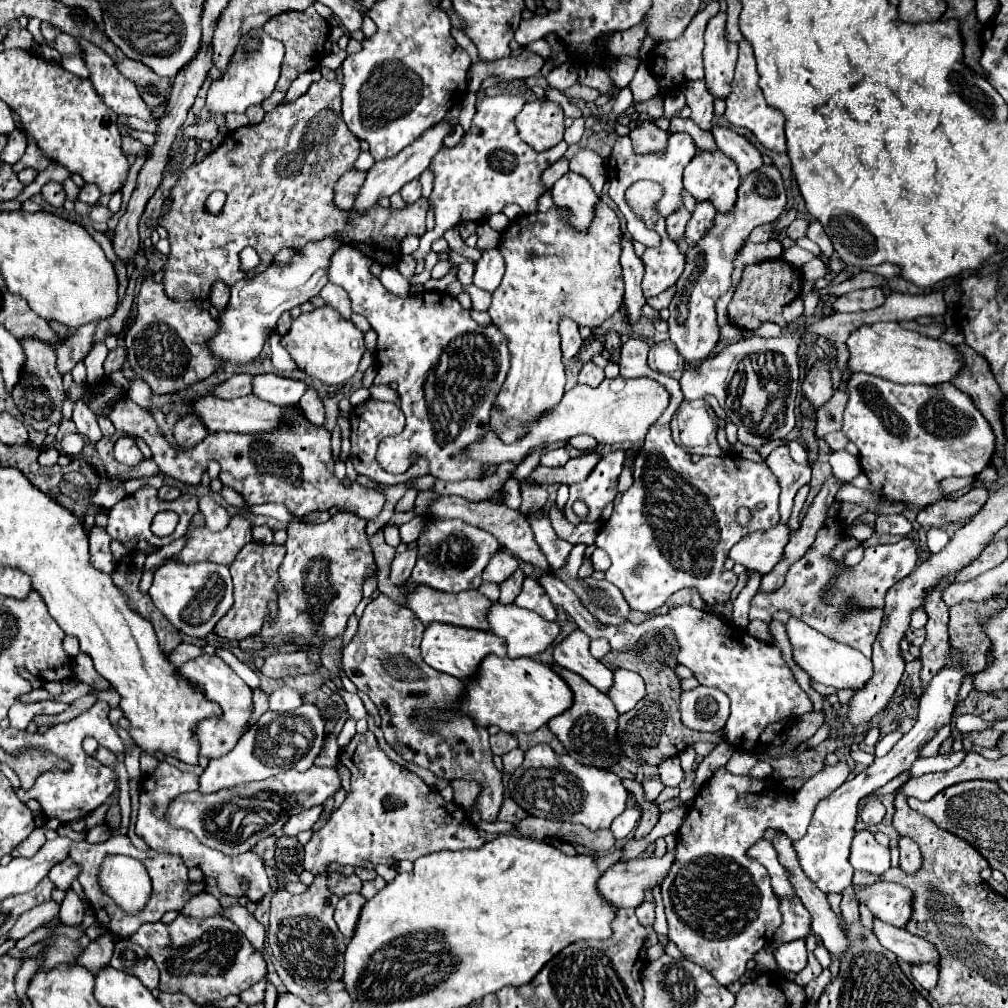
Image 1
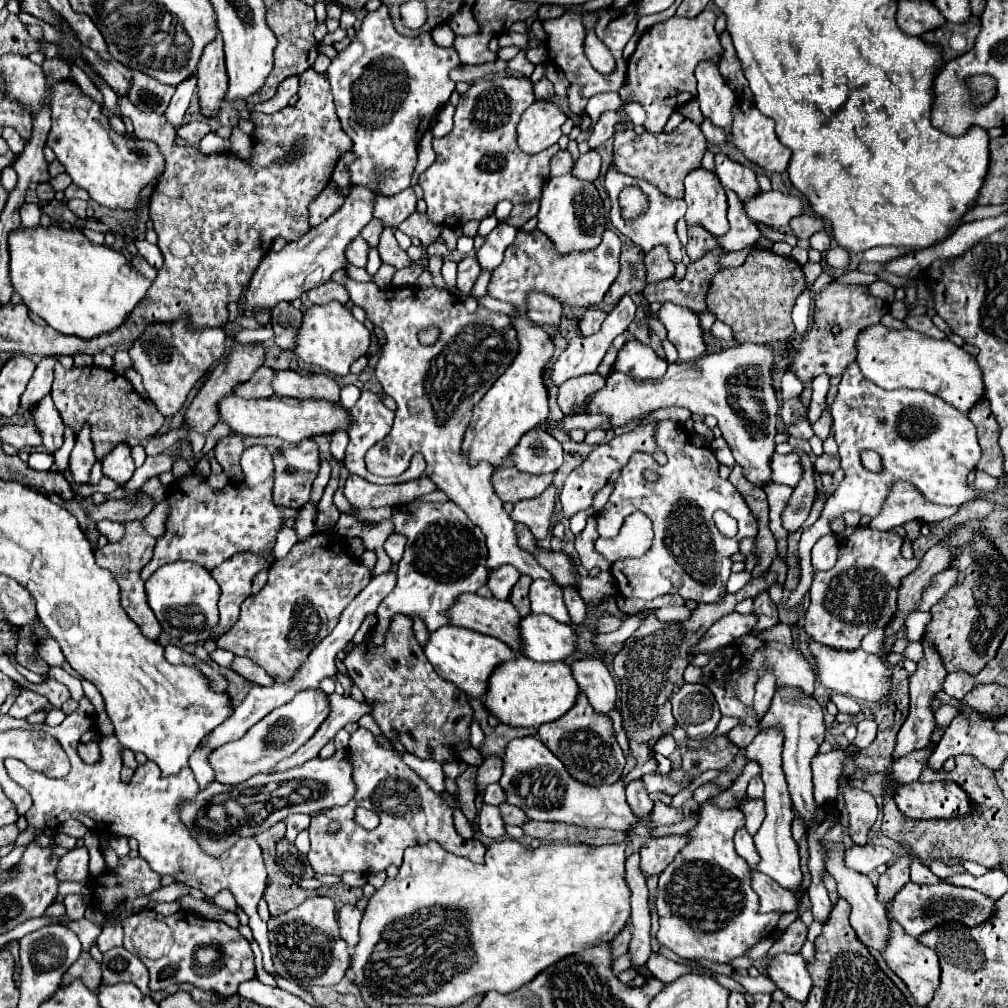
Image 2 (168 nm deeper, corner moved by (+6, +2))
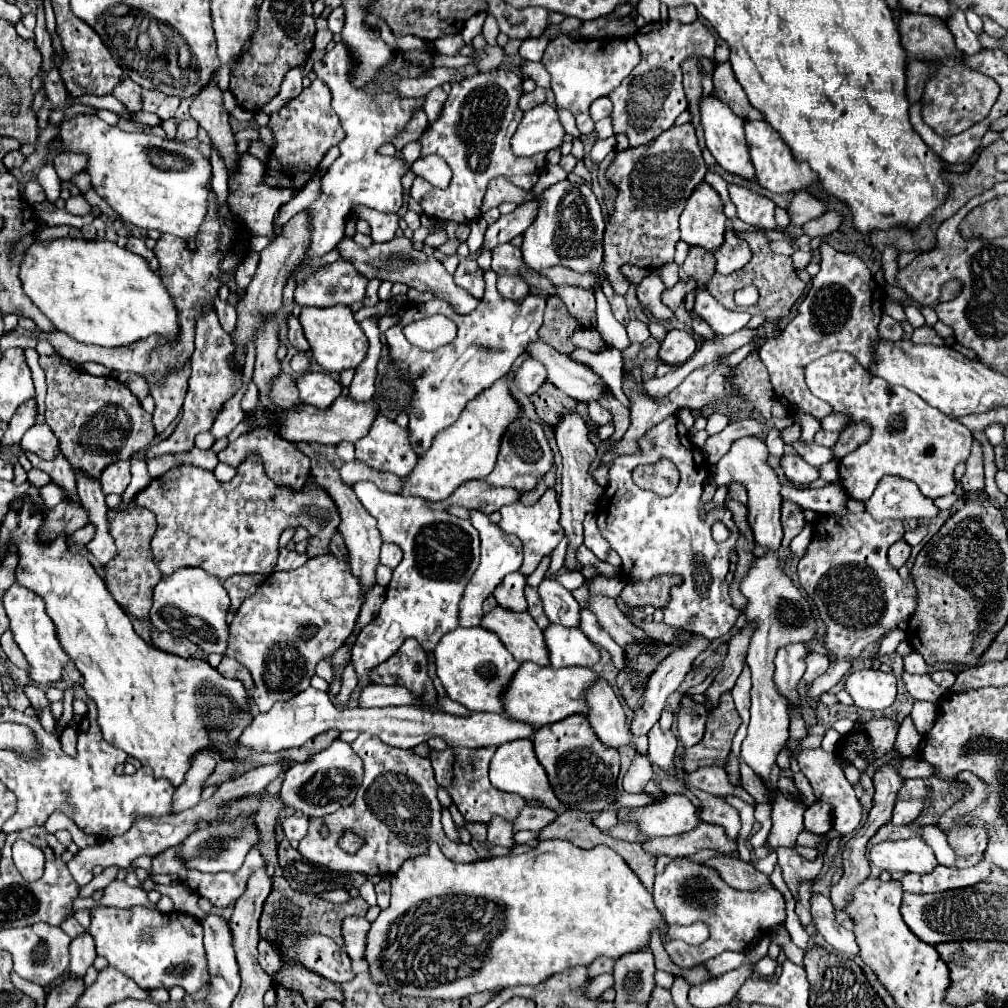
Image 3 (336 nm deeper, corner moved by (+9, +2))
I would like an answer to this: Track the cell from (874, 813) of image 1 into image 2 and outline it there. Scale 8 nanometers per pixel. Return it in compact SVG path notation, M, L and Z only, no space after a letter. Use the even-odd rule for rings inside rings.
M844 787L844 803L848 813L848 834L856 844L865 845L868 833L878 817L876 801L858 787Z

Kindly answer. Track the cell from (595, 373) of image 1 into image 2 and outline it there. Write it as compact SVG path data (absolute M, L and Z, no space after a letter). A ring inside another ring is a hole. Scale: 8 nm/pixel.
M598 373L574 377L562 383L558 389L558 405L564 411L564 415L574 415L574 407L582 405L586 397L596 393L602 385L604 385L604 377L600 377Z

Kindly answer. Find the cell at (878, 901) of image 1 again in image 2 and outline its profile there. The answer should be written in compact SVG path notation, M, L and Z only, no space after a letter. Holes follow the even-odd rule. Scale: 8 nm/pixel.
M906 883L902 887L902 891L898 891L894 895L894 899L890 899L888 903L884 903L888 919L896 919L896 923L902 925L902 929L912 935L918 937L920 933L942 925L946 921L956 921L956 923L964 923L968 927L980 925L984 923L992 911L994 911L994 899L982 895L980 891L968 889L968 887L956 887L956 885L948 885L948 883L938 883L938 885L918 885L918 883Z

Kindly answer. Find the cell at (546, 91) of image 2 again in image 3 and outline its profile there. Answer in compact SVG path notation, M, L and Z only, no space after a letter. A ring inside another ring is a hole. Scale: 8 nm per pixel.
M537 87L535 91L531 91L531 93L527 93L527 95L523 95L523 97L519 99L519 109L521 109L521 111L527 111L527 109L531 109L531 107L543 103L543 101L545 101L545 89Z

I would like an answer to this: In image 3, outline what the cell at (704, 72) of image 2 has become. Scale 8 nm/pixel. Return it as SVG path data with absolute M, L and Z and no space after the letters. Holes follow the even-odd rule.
M711 95L701 101L701 125L705 129L705 143L707 143L707 149L711 151L711 155L715 157L717 165L721 165L727 173L739 175L747 181L757 181L755 179L755 169L751 167L747 143L745 143L743 123L745 121L741 117L737 117L723 101L719 101Z

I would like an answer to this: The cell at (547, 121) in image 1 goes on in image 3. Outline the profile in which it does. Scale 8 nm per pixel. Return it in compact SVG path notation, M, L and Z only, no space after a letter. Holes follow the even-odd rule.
M541 103L523 113L523 121L511 139L511 149L517 157L531 157L535 153L549 153L563 145L565 129L559 123L557 111Z

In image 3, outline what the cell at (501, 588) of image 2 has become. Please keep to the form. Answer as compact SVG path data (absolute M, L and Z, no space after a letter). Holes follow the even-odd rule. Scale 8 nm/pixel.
M511 573L503 579L503 583L499 583L493 597L497 599L497 603L503 609L527 611L527 601L525 601L525 595L523 595L523 587L525 587L525 577L521 573Z

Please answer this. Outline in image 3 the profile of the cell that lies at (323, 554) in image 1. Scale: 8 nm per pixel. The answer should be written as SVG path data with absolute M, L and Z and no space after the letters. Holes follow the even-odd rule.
M331 553L309 559L305 565L293 571L271 573L257 587L257 591L243 601L231 623L231 639L225 655L237 659L243 667L249 669L255 681L253 699L261 713L269 711L273 703L293 699L295 695L299 695L309 687L311 677L315 675L315 665L323 659L329 659L351 635L359 609L361 609L359 581L351 575L349 563L337 559Z

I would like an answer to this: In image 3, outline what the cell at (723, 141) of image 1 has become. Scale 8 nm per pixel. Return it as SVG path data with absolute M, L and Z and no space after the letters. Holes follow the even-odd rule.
M729 185L731 201L737 207L737 217L753 227L781 231L781 227L775 223L775 203L769 201L763 195L757 195L745 187Z

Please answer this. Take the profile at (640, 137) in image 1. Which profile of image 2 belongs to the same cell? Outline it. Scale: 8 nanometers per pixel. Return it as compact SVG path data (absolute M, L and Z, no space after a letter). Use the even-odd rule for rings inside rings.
M684 119L684 123L672 133L634 133L632 129L618 131L614 135L614 163L622 173L628 173L638 179L646 179L658 185L671 198L683 198L684 177L700 167L702 155L706 151L706 137L698 123L692 119Z

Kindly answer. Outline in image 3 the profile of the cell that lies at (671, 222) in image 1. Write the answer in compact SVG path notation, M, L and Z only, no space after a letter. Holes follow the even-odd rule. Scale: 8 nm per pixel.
M651 271L651 275L647 279L641 281L641 285L637 285L637 299L639 303L651 313L653 319L657 321L667 321L673 317L673 311L667 309L661 303L661 293L663 293L665 285L663 281L657 277L657 271Z

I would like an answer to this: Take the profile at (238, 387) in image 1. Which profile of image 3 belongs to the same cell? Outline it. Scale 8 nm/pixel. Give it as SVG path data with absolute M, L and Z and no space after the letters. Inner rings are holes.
M281 373L275 381L273 381L273 391L271 391L271 399L275 405L283 407L283 409L293 409L297 405L301 405L301 399L299 399L299 391L295 387L295 381Z

